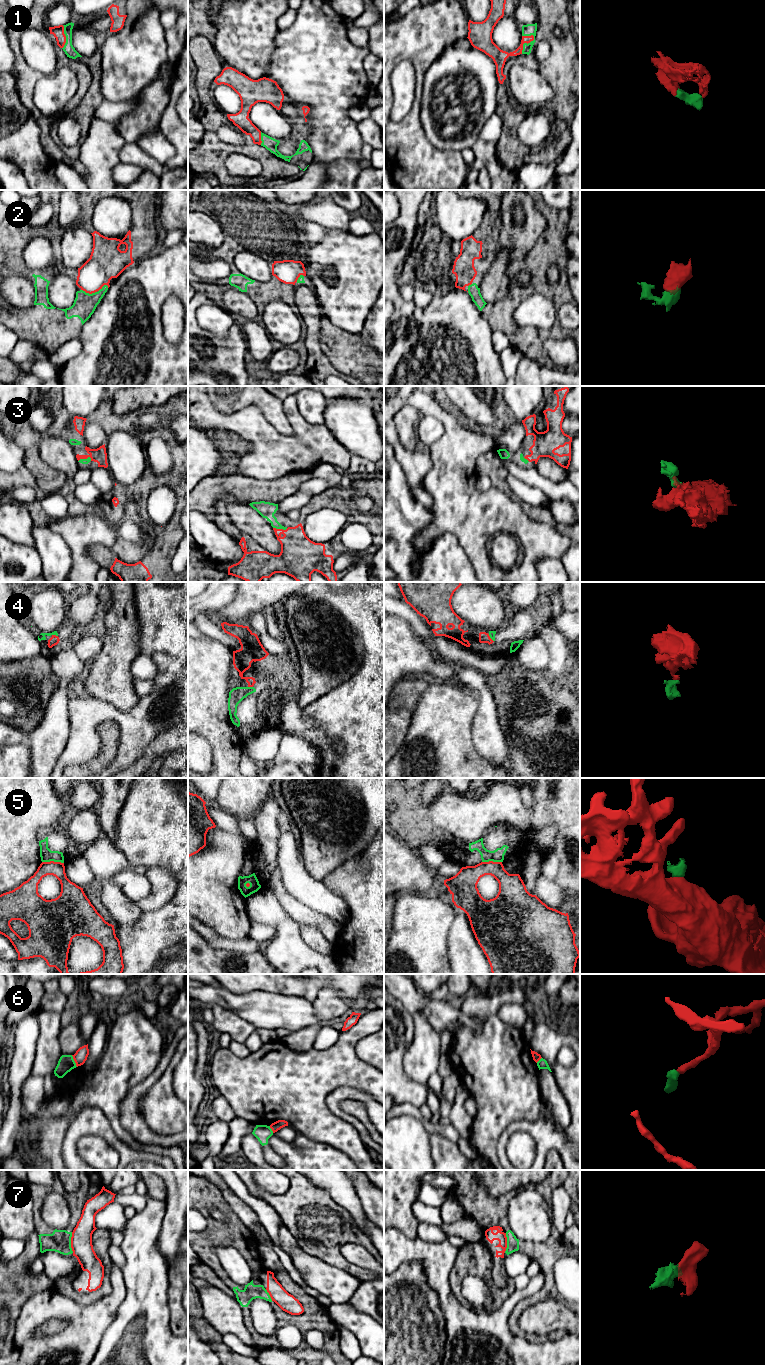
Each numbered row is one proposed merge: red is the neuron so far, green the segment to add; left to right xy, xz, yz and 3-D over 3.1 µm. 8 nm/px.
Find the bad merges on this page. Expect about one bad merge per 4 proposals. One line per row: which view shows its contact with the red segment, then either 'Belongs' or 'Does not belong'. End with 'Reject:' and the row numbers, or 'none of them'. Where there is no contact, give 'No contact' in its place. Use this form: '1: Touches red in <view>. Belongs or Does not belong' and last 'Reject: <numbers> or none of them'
1: Touches red in yz. Belongs
2: Touches red in xy. Belongs
3: Touches red in xz. Belongs
4: Touches red in xy. Belongs
5: Touches red in xy. Does not belong
6: Touches red in xy. Does not belong
7: Touches red in xy. Does not belong
Reject: 5, 6, 7

